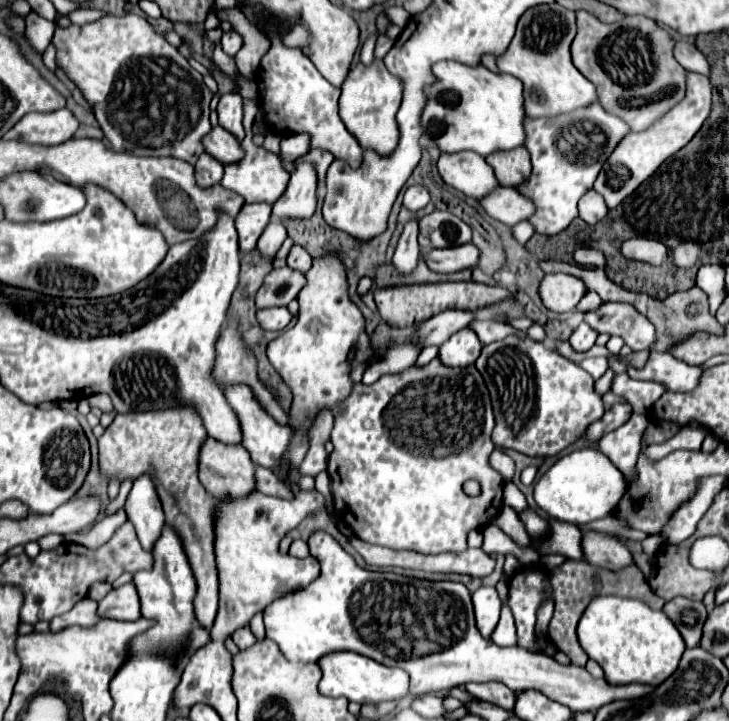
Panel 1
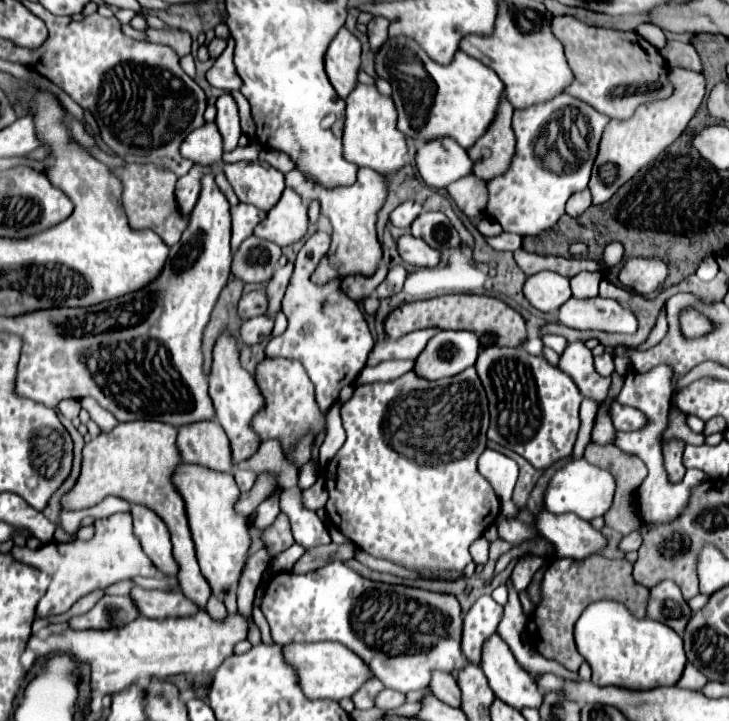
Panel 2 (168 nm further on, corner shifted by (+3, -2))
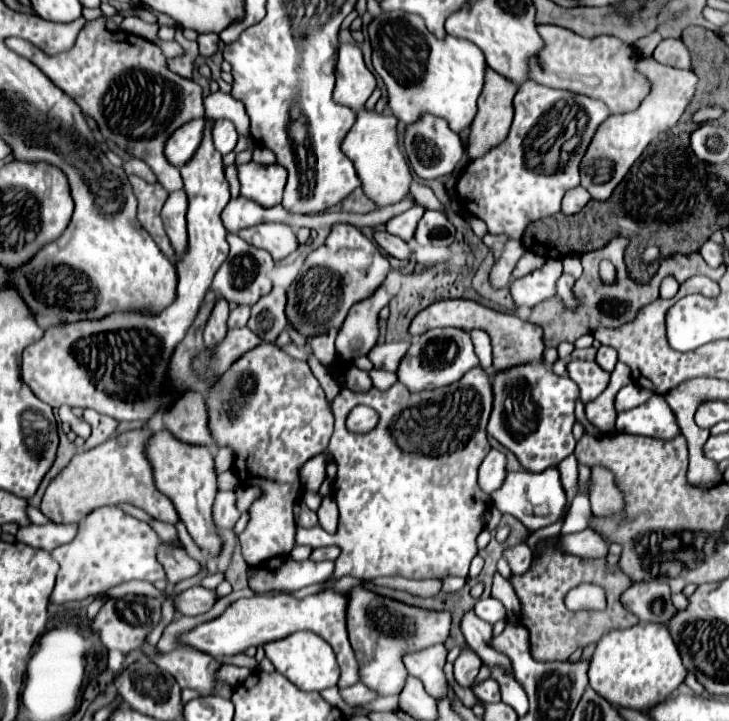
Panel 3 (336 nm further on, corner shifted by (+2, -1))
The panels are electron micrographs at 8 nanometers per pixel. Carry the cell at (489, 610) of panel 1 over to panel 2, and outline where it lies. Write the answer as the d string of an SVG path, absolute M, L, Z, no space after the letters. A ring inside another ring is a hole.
M480 596L474 606L464 614L464 632L462 632L462 652L474 662L480 664L480 654L484 642L496 632L502 620L502 606L492 596Z

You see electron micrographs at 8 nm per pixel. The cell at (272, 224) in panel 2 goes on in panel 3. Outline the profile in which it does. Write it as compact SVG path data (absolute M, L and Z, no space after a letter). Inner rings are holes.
M259 223L259 225L253 225L253 227L241 229L237 235L243 241L247 241L249 245L269 251L273 261L285 259L287 255L291 255L299 247L295 233L289 225L271 227L271 223Z

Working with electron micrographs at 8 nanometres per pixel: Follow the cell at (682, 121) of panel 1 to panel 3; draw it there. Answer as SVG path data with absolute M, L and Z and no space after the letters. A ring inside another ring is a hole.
M641 57L637 63L637 71L647 77L651 83L651 91L643 99L643 103L631 111L631 113L621 113L621 115L609 115L595 131L583 159L581 159L581 187L585 187L593 199L605 201L613 189L619 185L619 181L627 175L629 167L635 163L635 159L645 151L645 147L663 131L671 129L683 111L687 109L697 77L691 71L659 65L653 57Z

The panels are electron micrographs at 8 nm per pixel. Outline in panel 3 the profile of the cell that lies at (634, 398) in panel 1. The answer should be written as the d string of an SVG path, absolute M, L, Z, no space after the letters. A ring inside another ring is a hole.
M581 359L569 361L567 371L569 371L569 377L579 385L579 391L581 391L579 397L583 403L599 397L610 380L610 373L601 369L595 361L581 361Z

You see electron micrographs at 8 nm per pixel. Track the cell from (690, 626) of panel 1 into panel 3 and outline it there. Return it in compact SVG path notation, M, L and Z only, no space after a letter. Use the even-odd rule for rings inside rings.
M657 579L633 583L621 595L621 603L627 611L635 613L641 621L667 623L669 617L673 617L677 613L677 609L671 603L669 585L665 585Z

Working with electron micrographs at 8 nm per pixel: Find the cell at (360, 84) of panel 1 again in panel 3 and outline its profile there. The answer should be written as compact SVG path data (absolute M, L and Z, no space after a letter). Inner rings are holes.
M359 109L357 121L349 135L343 141L343 153L353 161L357 177L361 181L363 193L377 205L387 207L393 203L399 203L407 197L409 185L413 181L411 169L407 165L407 159L397 143L397 119L395 117L383 117L377 111Z

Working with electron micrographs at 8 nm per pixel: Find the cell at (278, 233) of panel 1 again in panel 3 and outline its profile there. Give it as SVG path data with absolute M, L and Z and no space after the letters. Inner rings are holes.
M233 233L227 235L227 243L231 247L229 257L219 267L209 291L217 291L221 297L235 305L255 305L263 295L271 291L271 271L275 263L269 253L263 253L263 249L251 249L251 245Z

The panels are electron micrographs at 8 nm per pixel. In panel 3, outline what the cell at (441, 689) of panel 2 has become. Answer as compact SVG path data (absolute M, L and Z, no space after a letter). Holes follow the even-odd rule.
M431 645L427 649L403 655L403 665L407 673L421 679L425 691L435 699L445 697L445 655L447 649L443 645Z

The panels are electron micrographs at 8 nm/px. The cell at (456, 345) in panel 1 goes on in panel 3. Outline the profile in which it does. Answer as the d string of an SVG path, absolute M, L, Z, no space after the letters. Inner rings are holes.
M455 327L431 329L419 335L407 349L407 355L401 359L397 369L397 381L403 383L411 393L419 393L425 389L439 389L439 387L457 383L469 369L477 365L479 365L479 359L475 357L471 337L467 331L455 329Z

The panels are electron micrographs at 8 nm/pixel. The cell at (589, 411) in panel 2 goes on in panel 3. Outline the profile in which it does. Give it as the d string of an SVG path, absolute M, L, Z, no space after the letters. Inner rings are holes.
M551 467L543 473L531 473L531 471L507 471L503 485L491 493L491 503L507 515L513 515L515 519L519 519L529 531L537 531L541 527L547 527L551 523L555 523L565 509L565 491L561 485L561 477L557 467ZM539 505L547 507L547 515L537 515L535 509Z

